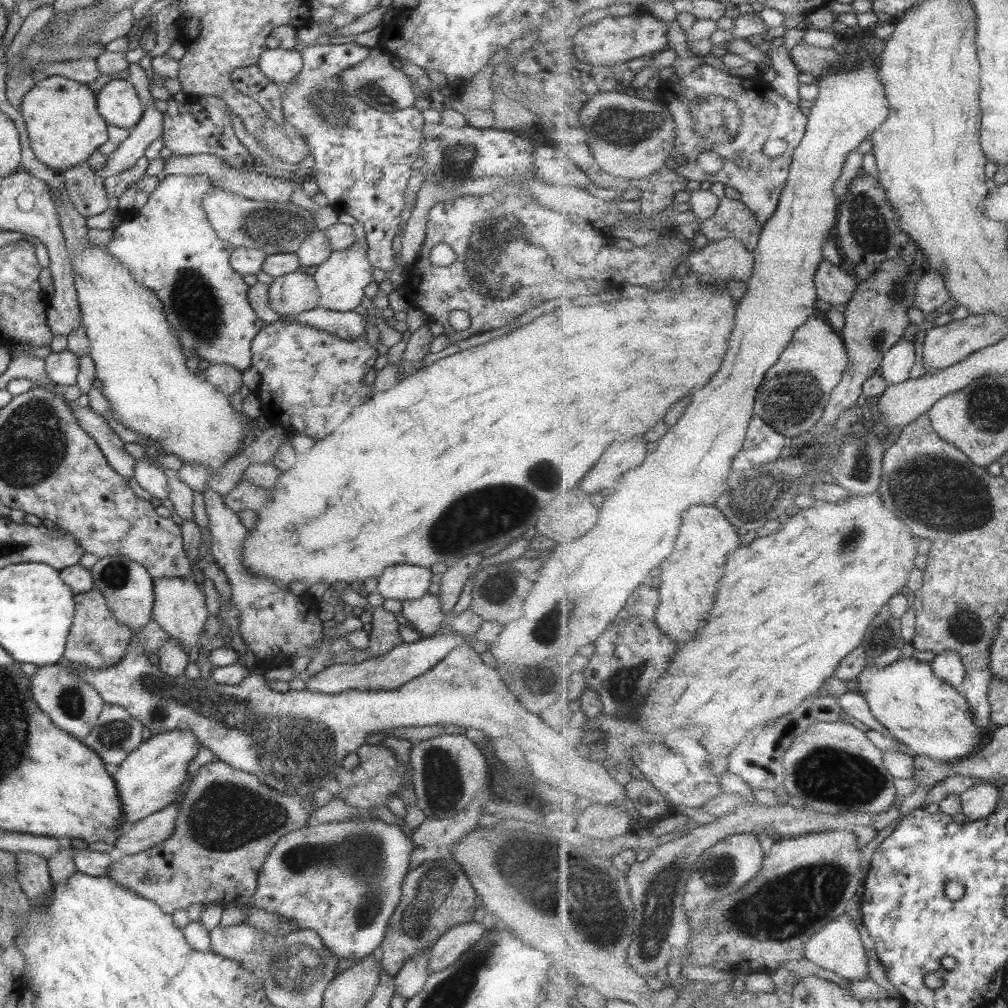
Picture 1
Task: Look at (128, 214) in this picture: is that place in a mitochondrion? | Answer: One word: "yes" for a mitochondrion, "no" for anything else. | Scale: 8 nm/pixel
no

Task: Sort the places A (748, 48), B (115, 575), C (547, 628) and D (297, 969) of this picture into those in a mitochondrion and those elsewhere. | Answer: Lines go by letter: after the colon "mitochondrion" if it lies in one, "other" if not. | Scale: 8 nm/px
A: other
B: mitochondrion
C: mitochondrion
D: mitochondrion

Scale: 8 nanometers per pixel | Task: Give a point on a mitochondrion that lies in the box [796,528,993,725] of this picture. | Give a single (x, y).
(967, 628)

